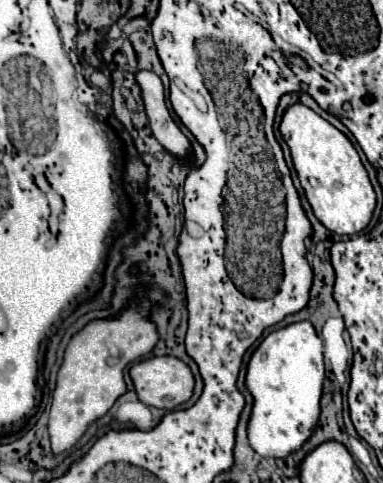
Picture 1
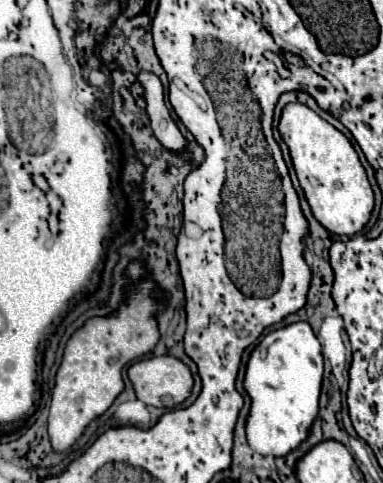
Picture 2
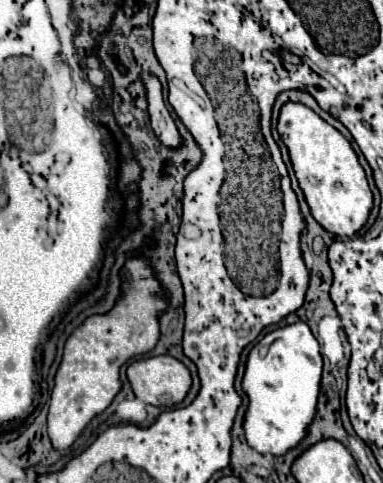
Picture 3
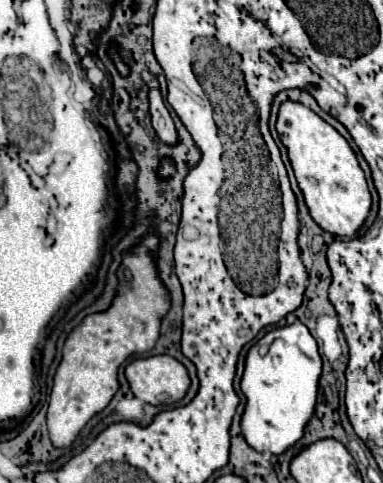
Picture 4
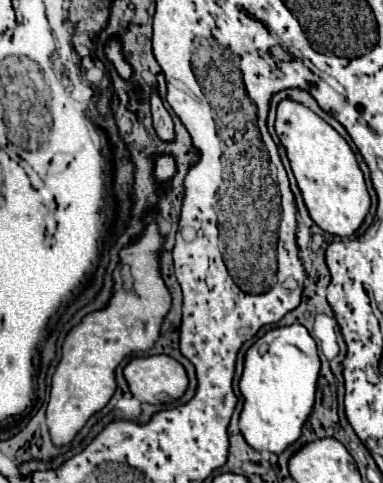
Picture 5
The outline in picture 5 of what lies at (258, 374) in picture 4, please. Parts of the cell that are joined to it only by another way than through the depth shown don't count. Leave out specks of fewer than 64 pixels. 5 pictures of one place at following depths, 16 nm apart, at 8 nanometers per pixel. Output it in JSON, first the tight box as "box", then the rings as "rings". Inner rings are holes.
{"box":[238,324,320,454],"rings":[[[302,324],[272,328],[258,338],[244,356],[244,370],[238,382],[244,398],[238,426],[244,440],[256,450],[274,454],[296,442],[300,438],[302,424],[314,406],[318,372],[320,358],[316,342]]]}

